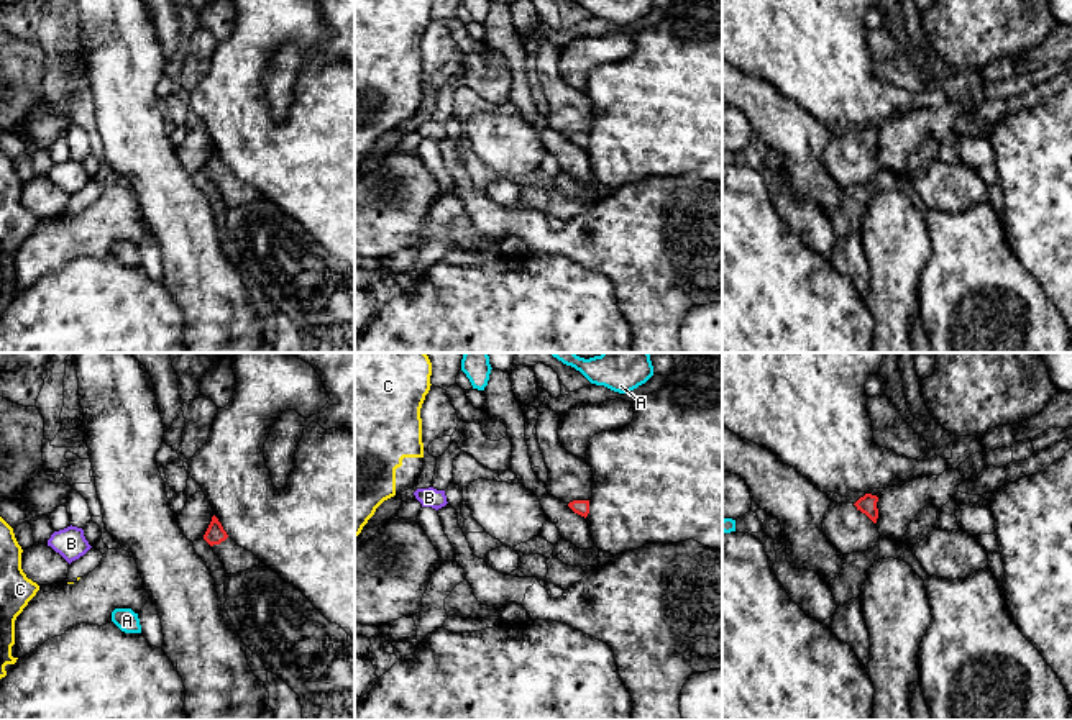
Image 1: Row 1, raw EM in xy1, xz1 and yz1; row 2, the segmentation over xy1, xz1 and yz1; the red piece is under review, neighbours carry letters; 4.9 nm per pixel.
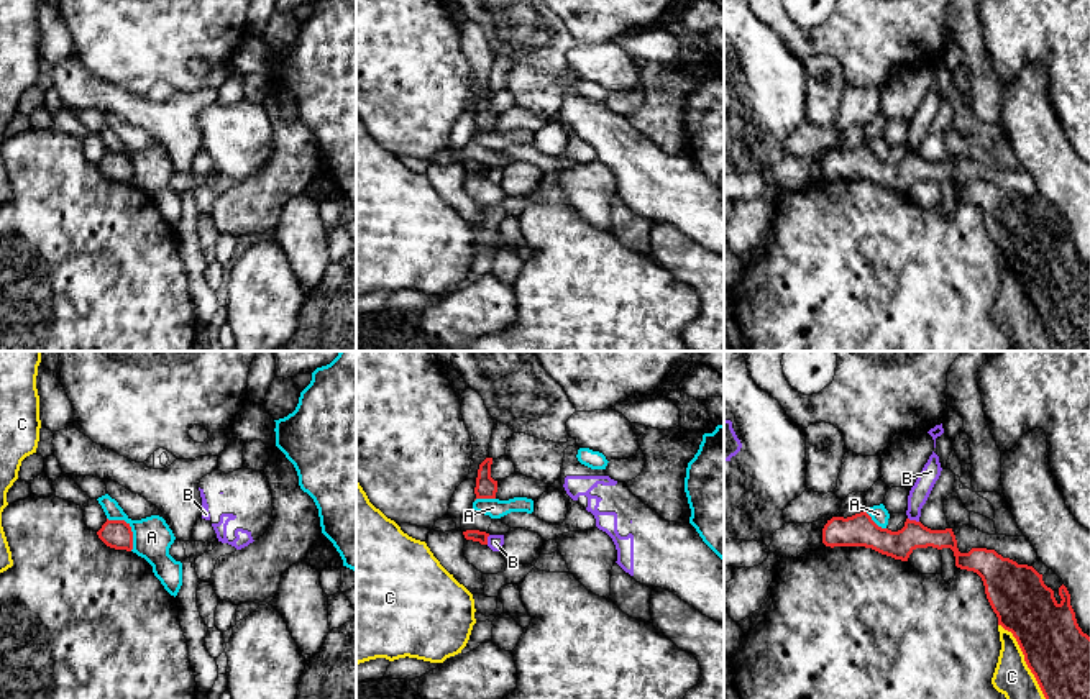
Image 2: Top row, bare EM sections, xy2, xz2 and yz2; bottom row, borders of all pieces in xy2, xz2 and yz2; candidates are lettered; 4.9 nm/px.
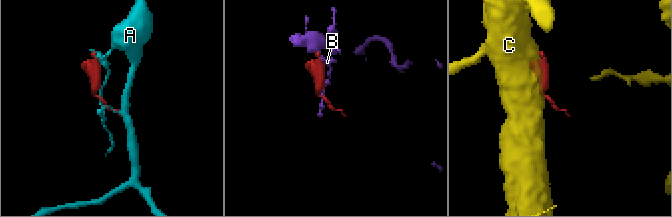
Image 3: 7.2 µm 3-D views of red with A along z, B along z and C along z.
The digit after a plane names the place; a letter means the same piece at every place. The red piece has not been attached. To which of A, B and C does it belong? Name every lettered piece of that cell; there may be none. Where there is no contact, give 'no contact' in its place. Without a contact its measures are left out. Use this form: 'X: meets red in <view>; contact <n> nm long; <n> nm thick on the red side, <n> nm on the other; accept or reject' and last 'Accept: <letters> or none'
A: meets red in xy2; contact 200 nm long; 140 nm thick on the red side, 190 nm on the other; reject
B: meets red in yz2; contact 60 nm long; 140 nm thick on the red side, 90 nm on the other; reject
C: meets red in yz2; contact 440 nm long; 320 nm thick on the red side, 180 nm on the other; reject
Accept: none

